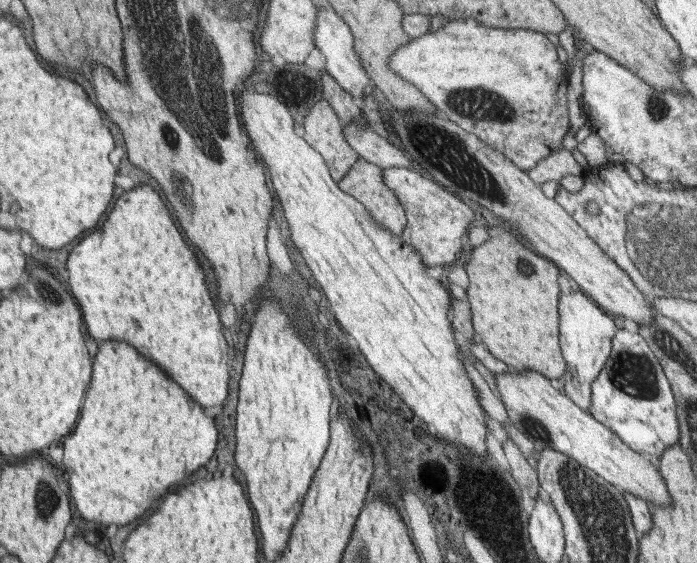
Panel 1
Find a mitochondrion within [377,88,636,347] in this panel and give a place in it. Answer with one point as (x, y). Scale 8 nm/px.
(446, 152)

